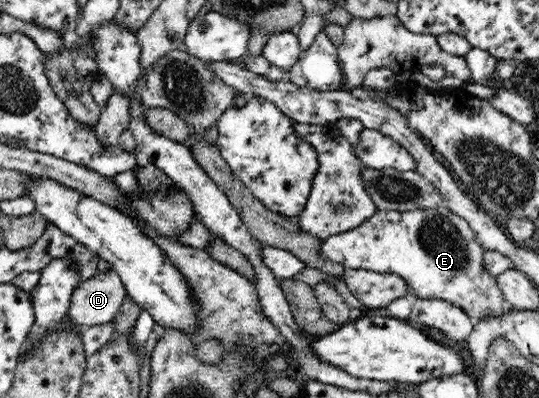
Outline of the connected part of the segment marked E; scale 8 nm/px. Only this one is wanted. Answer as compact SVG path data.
M445 205L415 209L415 211L380 211L373 213L355 229L327 237L322 240L320 253L333 263L344 268L365 269L375 273L394 273L402 277L411 295L421 299L441 299L460 307L474 321L495 318L503 315L511 307L498 287L497 278L491 276L483 266L483 253L486 249L477 242L473 228L460 215L453 213Z

